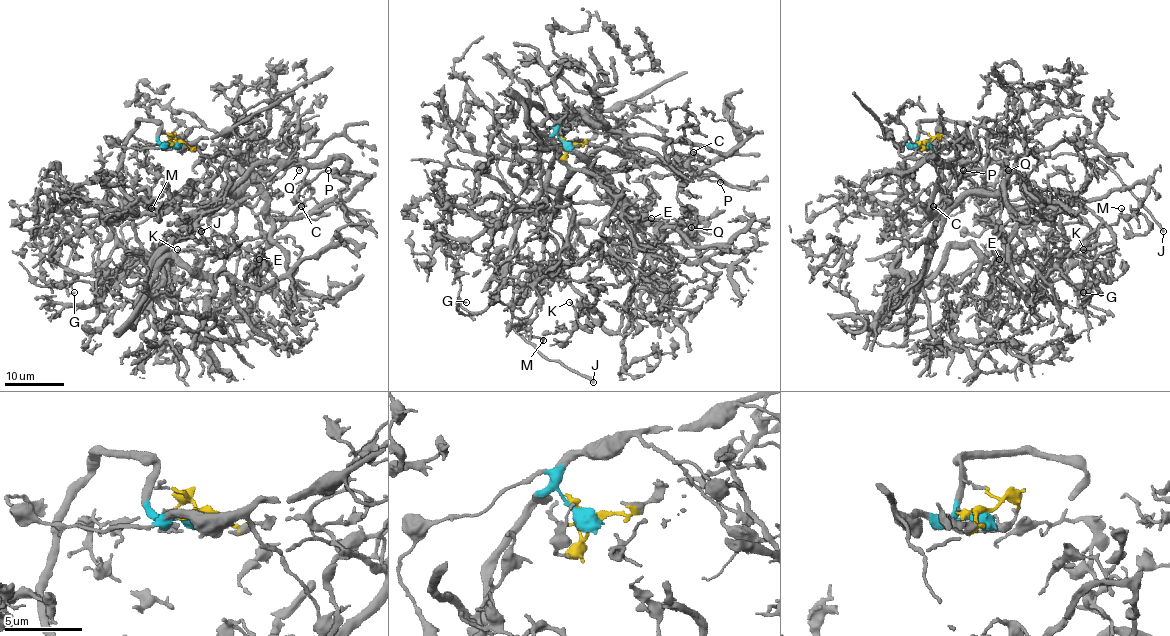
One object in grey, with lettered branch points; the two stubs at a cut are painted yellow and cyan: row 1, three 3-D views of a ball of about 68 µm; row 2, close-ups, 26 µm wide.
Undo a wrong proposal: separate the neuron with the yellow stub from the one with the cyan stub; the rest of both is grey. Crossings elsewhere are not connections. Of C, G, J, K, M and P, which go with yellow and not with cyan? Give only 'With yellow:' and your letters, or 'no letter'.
With yellow: C, P

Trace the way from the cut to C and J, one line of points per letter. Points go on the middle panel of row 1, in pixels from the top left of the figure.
C: (566, 142), (584, 144), (602, 131), (622, 132), (643, 159), (696, 169), (695, 175), (689, 169), (693, 151)
J: (566, 144), (550, 136), (528, 184), (511, 169), (540, 167), (509, 262), (512, 326), (593, 382)

